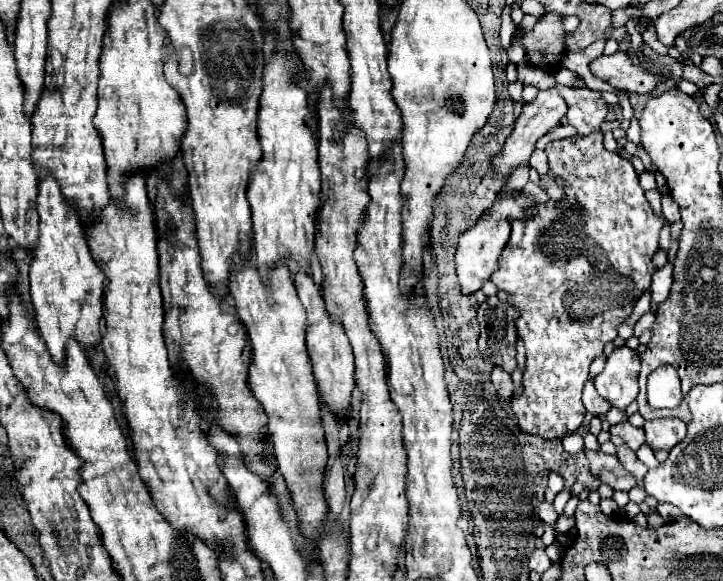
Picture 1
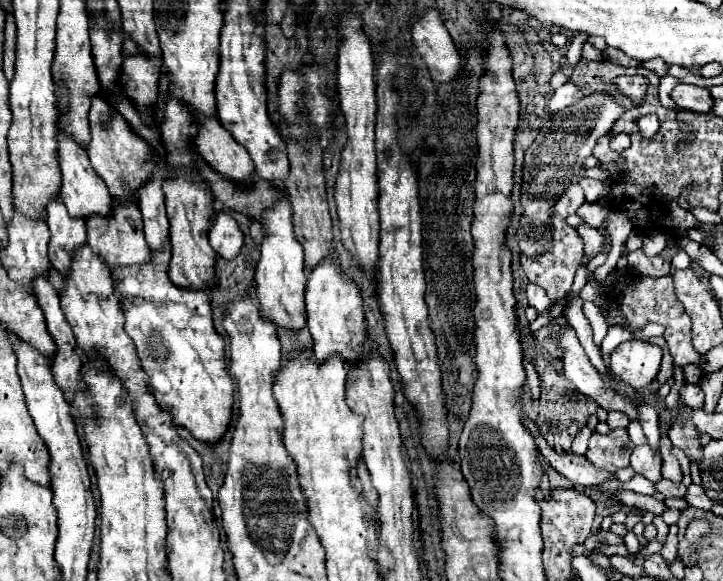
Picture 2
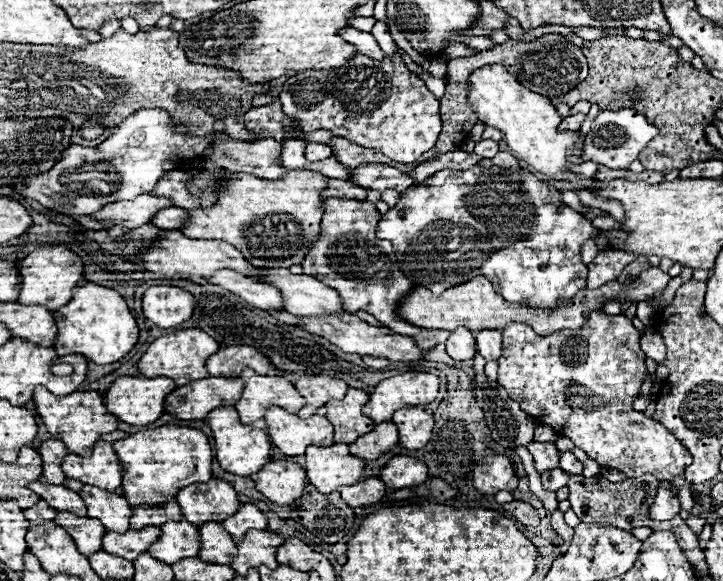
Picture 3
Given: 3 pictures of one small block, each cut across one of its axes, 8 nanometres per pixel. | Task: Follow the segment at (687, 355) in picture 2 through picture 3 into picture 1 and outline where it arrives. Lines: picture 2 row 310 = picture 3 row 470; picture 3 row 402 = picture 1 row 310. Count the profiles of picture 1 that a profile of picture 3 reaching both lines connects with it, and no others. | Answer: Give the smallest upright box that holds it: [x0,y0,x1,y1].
[490,132,666,440]

